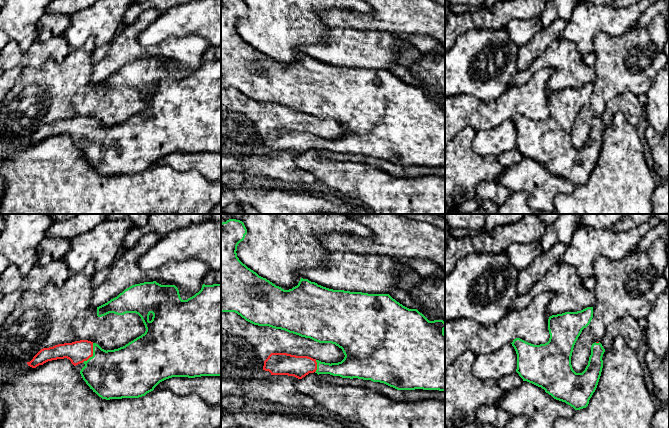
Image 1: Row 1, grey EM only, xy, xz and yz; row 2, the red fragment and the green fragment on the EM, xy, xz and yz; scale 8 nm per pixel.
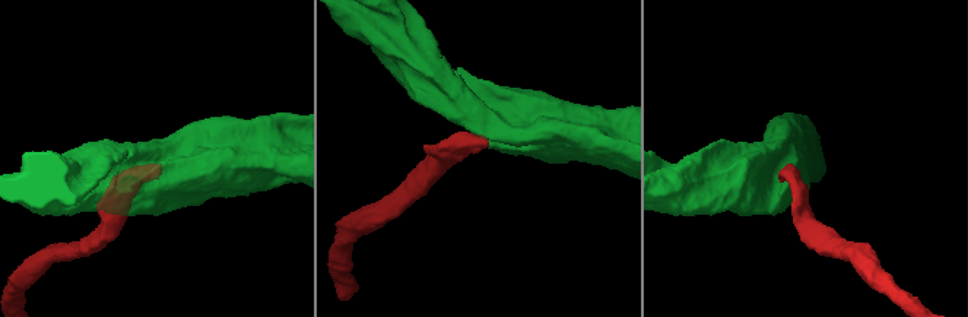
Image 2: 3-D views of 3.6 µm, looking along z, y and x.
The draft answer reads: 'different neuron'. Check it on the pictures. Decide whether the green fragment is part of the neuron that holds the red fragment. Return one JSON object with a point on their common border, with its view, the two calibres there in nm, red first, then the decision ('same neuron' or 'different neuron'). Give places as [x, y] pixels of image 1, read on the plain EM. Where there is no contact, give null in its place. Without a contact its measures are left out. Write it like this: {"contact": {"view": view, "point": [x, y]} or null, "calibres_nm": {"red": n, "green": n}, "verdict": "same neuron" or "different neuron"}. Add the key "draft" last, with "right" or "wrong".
{"contact": {"view": "xy", "point": [92, 130]}, "calibres_nm": {"red": 180, "green": 400}, "verdict": "same neuron", "draft": "wrong"}

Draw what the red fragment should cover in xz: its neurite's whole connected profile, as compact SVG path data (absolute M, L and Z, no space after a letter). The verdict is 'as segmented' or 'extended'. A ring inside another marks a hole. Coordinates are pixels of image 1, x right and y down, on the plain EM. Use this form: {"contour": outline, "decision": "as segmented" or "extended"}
{"contour": "M221 0L221 88L235 88L246 97L258 101L285 106L319 119L332 119L342 125L345 133L338 139L325 139L308 132L287 129L271 129L264 137L263 146L271 151L288 151L302 155L309 149L330 150L342 154L358 154L384 159L397 166L445 167L445 98L429 97L417 85L409 85L389 70L368 70L333 66L308 55L301 54L298 61L289 66L276 62L259 52L237 33L237 22L244 16L247 5L244 0Z", "decision": "extended"}

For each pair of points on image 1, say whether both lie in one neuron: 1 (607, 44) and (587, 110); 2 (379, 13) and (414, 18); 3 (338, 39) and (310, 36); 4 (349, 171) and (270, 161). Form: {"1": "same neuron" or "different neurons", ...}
{"1": "same neuron", "2": "same neuron", "3": "different neurons", "4": "different neurons"}

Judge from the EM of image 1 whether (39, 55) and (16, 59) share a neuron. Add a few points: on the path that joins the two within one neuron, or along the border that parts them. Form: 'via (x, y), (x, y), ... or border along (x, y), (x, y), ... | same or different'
via (33, 57), (22, 59) | same

